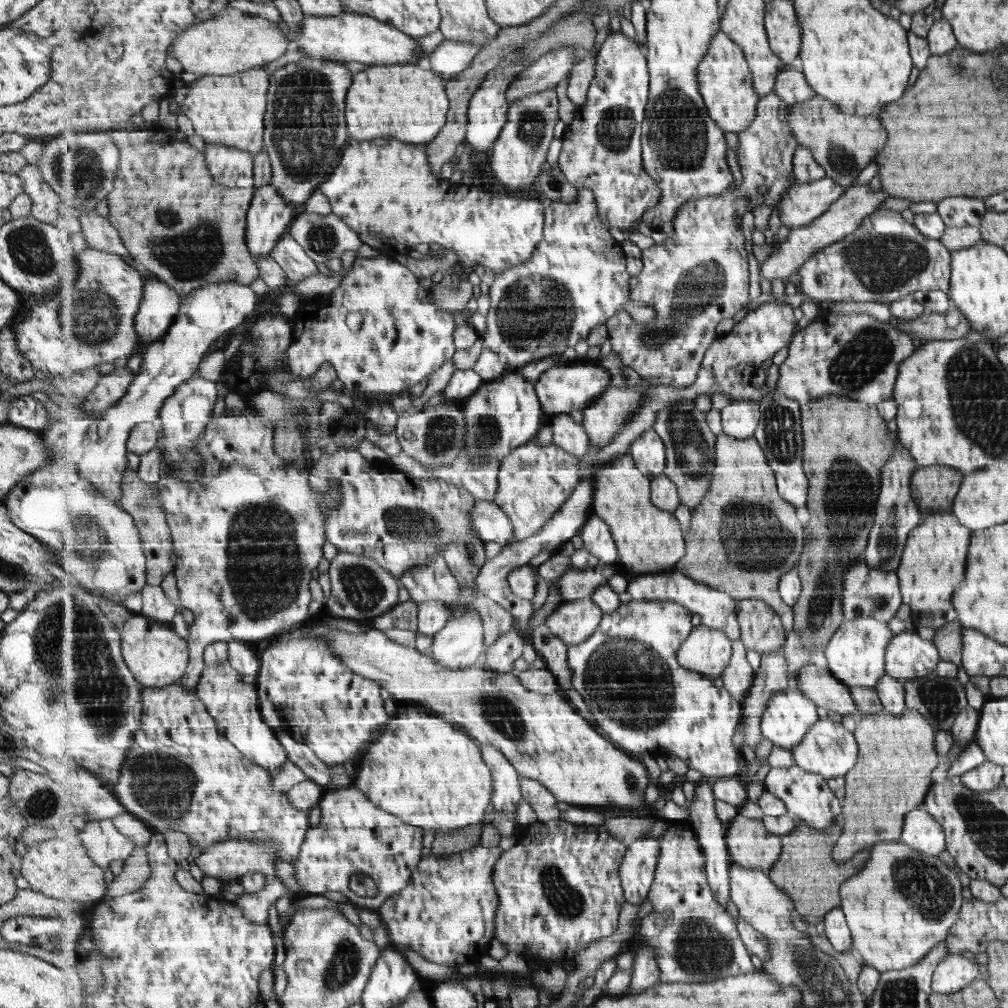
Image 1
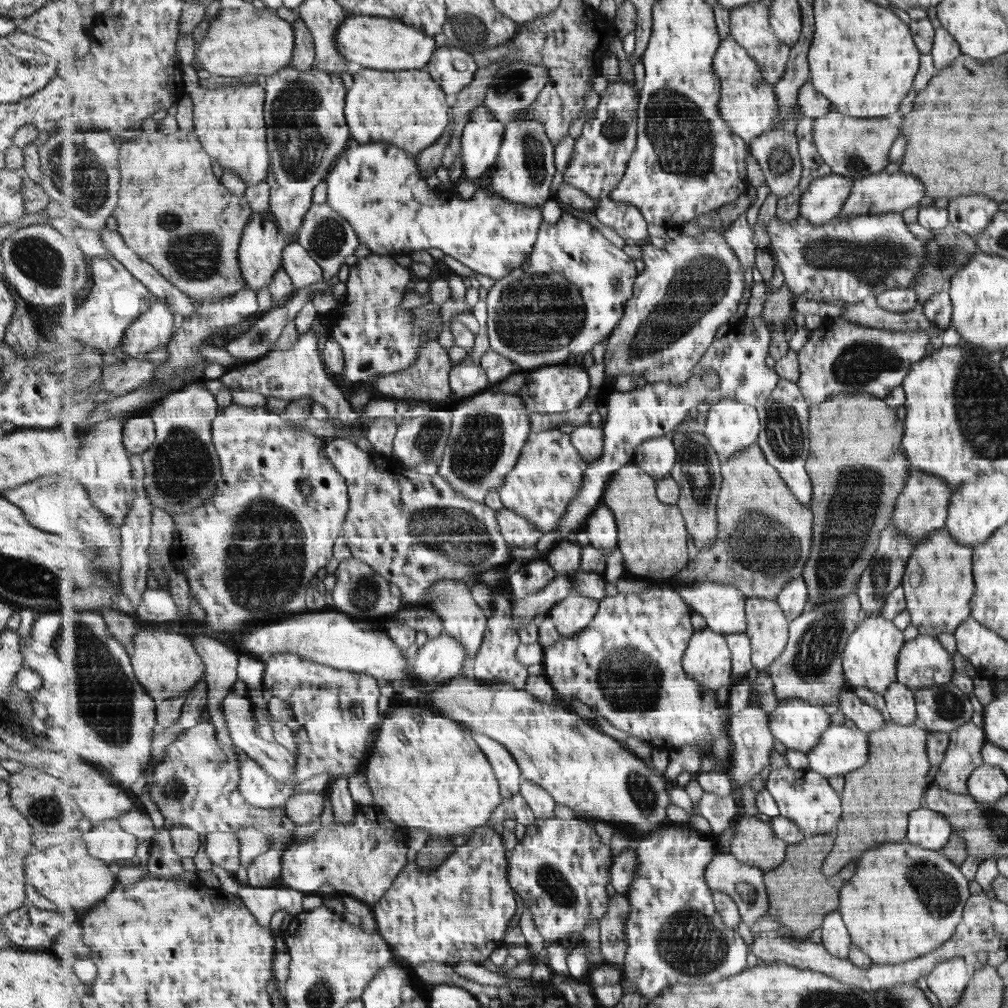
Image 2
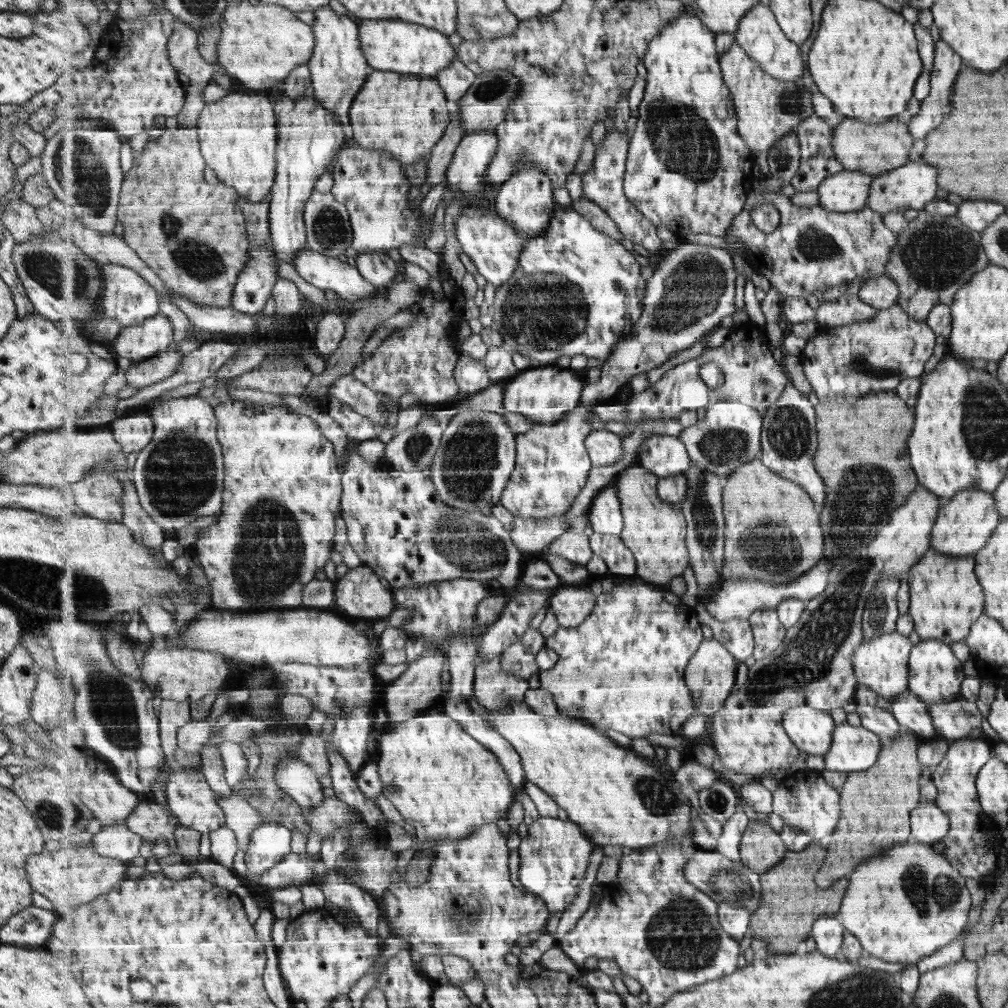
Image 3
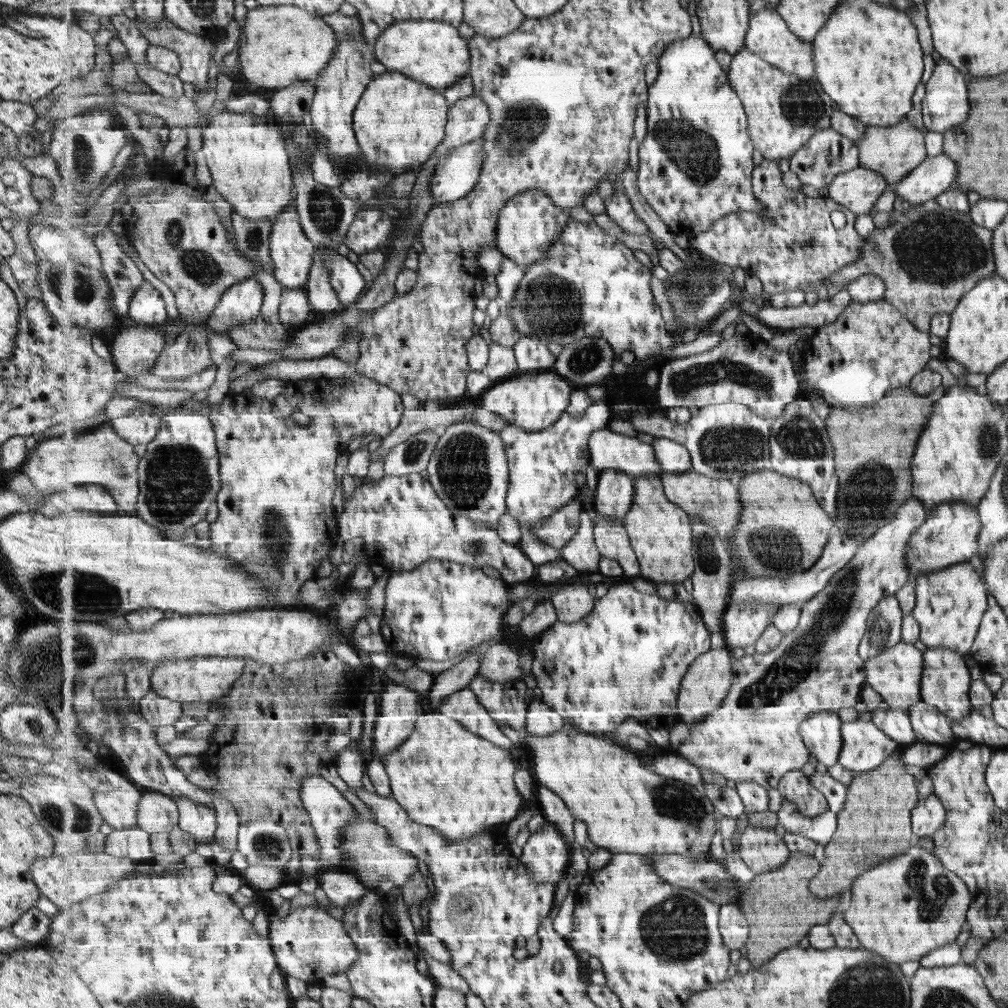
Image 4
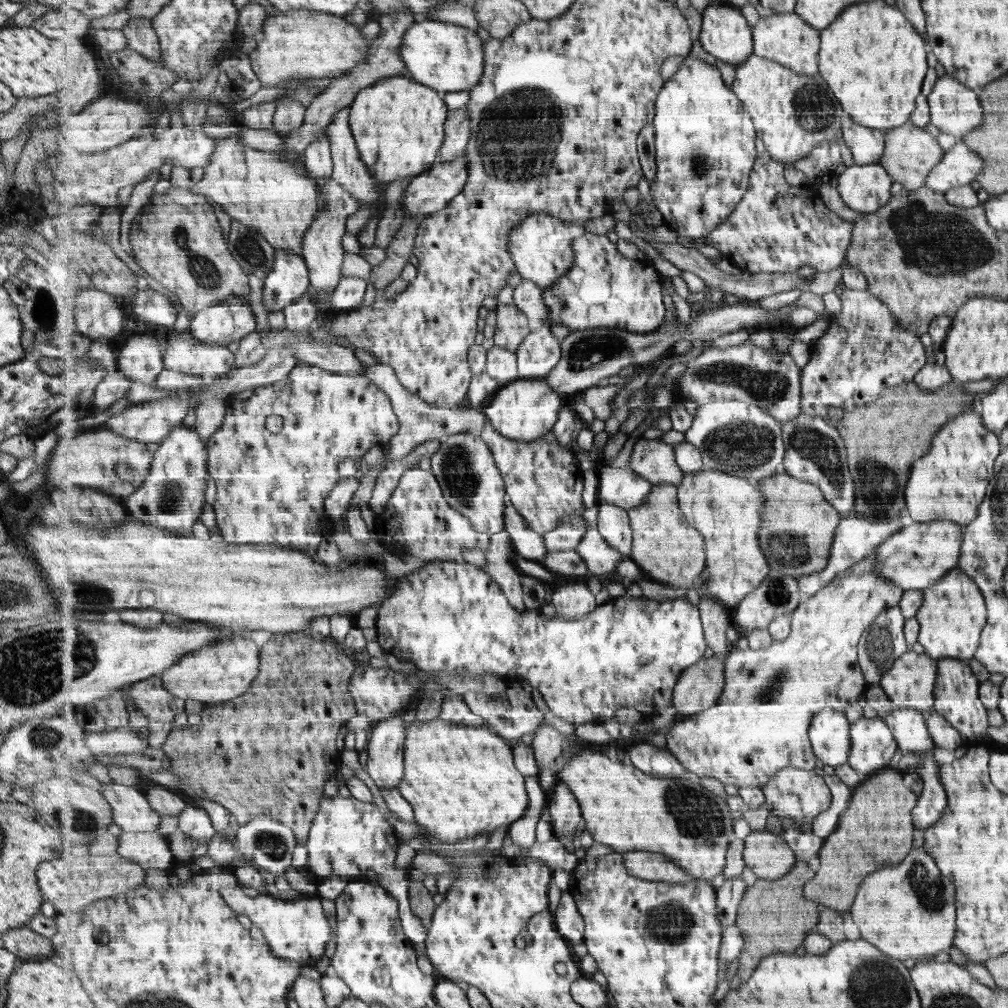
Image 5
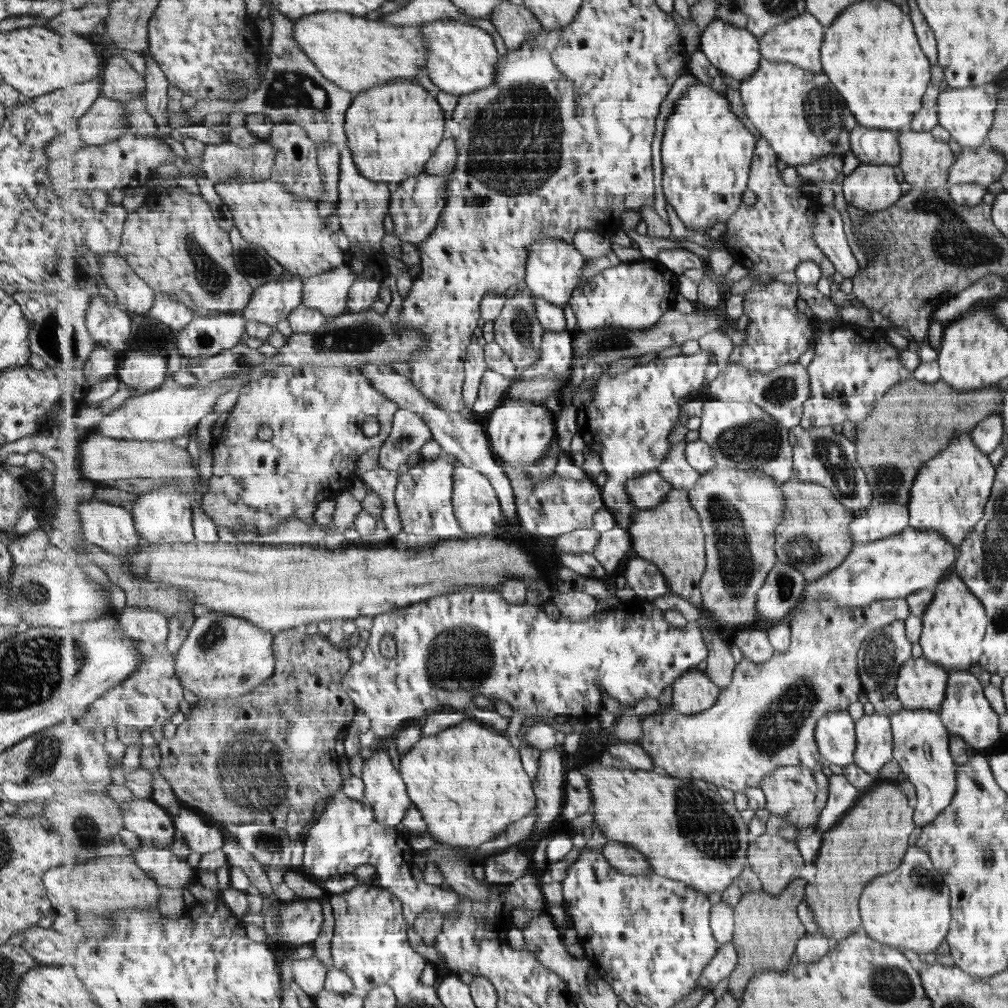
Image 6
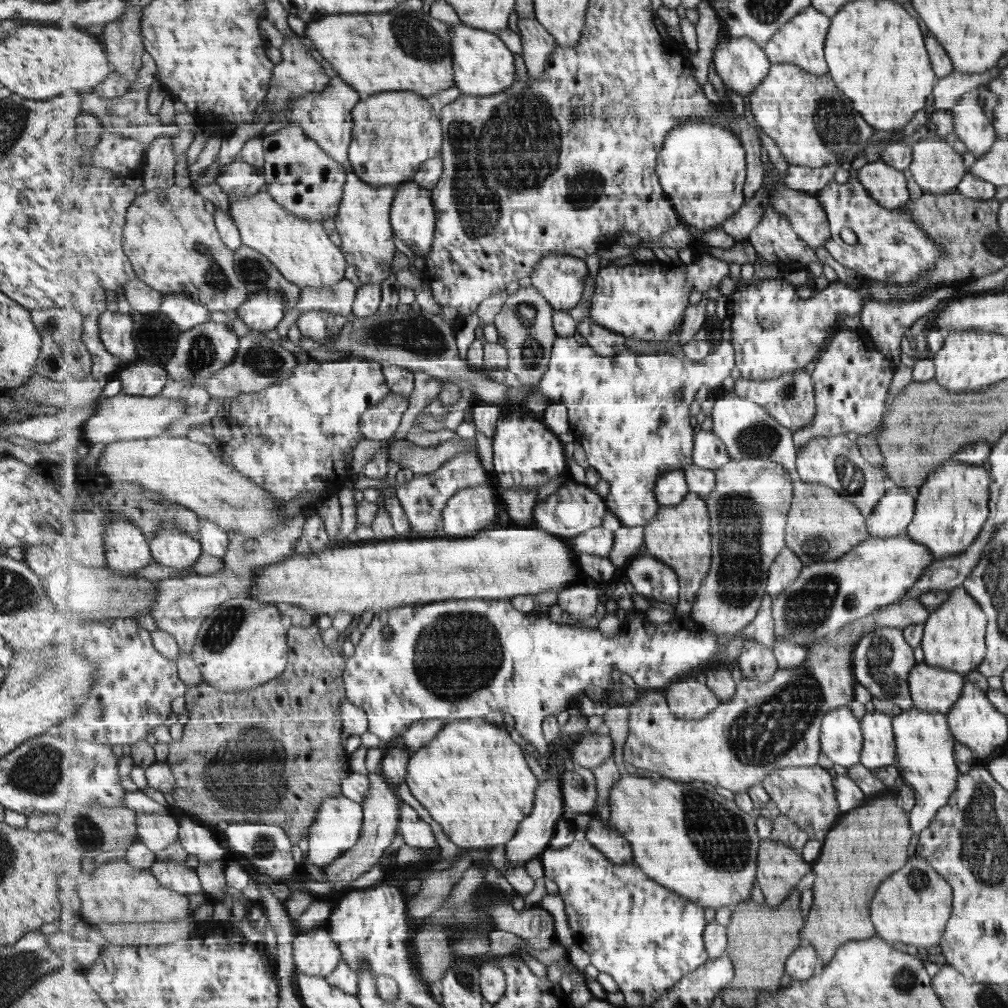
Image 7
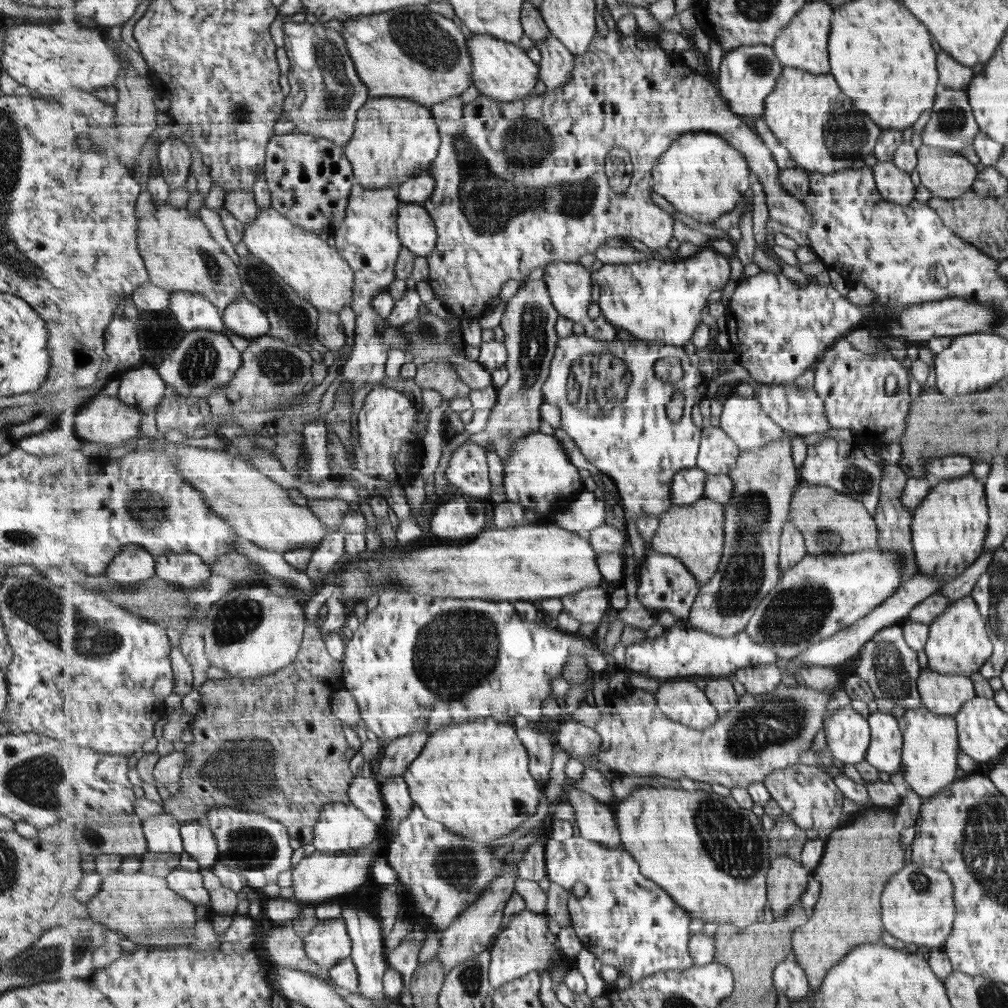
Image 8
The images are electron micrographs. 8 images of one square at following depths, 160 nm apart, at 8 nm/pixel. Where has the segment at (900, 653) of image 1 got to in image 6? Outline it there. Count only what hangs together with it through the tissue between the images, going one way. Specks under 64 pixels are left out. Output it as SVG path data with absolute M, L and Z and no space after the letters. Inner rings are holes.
M949 670L946 680L946 696L942 700L942 706L937 711L939 719L945 724L947 730L955 737L961 738L973 752L979 752L979 748L989 748L993 740L999 736L997 726L997 712L991 710L990 703L983 698L979 682L967 674L965 670Z

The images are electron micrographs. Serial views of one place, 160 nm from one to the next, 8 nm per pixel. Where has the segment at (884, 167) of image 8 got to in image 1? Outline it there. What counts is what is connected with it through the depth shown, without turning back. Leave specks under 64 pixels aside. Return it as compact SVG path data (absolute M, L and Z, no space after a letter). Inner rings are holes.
M827 176L812 183L795 183L778 208L782 224L790 230L811 225L842 197L846 189Z

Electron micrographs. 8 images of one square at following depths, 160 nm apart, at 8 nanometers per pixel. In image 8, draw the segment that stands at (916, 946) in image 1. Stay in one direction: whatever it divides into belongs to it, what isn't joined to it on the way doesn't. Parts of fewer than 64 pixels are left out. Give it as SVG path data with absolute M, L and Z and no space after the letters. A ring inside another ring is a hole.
M909 863L890 880L883 894L884 929L903 942L941 948L951 932L954 917L950 878L942 870Z

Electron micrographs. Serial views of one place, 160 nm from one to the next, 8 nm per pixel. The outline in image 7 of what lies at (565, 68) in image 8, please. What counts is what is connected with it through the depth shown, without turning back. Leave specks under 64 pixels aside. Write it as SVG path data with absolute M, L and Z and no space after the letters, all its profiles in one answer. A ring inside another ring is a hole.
M536 18L518 19L523 56L533 79L540 79L550 54L559 46L555 37Z

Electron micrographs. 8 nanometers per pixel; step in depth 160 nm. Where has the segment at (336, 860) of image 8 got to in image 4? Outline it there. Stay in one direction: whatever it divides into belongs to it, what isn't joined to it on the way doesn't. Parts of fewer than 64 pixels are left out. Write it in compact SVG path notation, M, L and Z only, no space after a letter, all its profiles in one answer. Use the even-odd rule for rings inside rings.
M389 681L385 686L385 689L381 692L380 710L378 710L372 734L372 745L375 748L377 759L382 761L387 754L397 750L397 747L409 739L409 736L416 728L419 718L425 713L423 711L425 697L427 696L423 696L408 686L392 681Z

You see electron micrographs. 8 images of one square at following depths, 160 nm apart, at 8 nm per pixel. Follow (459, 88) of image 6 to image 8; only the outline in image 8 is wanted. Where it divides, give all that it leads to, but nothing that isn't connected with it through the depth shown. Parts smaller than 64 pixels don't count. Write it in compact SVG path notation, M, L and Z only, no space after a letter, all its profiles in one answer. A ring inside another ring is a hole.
M472 33L467 44L474 66L472 81L479 94L499 102L513 102L530 96L536 84L541 81L539 63L517 44L477 33Z

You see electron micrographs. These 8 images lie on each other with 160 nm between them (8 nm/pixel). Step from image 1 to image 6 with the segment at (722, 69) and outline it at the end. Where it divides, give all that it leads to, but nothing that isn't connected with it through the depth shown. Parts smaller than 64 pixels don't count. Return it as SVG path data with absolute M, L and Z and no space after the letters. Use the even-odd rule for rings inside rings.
M762 58L756 73L741 81L740 91L745 115L761 136L771 143L780 160L787 165L794 167L806 165L823 160L827 155L843 156L844 152L851 150L850 132L859 126L858 119L851 114L843 96L837 92L835 84L824 72L814 73L790 63L773 62Z

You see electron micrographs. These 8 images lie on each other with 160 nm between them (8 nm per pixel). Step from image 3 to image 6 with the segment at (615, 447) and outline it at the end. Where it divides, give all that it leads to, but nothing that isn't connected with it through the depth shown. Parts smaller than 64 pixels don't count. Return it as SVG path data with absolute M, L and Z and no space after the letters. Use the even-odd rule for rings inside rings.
M681 441L668 452L666 461L658 466L656 470L667 482L670 482L675 489L690 491L701 478L691 463L686 459L686 442Z

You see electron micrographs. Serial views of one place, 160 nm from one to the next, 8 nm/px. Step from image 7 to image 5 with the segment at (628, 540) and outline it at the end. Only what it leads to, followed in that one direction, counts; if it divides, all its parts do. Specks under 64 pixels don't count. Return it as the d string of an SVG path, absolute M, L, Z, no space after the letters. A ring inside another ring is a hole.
M588 527L576 551L583 557L590 572L600 578L609 572L615 572L621 559L625 559L624 554L615 550L603 538L598 528Z

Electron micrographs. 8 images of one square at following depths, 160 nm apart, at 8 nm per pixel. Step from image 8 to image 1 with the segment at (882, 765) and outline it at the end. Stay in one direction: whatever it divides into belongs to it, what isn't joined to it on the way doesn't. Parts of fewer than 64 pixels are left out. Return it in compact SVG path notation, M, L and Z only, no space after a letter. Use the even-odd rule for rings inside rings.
M822 719L809 729L809 734L803 738L803 742L793 748L793 755L797 765L805 771L819 774L828 782L839 776L846 776L855 769L859 760L859 750L854 732L849 732L843 724Z

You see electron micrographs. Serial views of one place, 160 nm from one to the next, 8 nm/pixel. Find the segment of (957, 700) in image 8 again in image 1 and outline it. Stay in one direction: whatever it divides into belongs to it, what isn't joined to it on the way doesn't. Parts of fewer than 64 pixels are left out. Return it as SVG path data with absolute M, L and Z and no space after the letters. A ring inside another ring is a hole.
M874 618L844 620L839 630L831 637L826 646L825 657L828 668L841 682L849 687L860 686L875 688L886 671L886 650L894 637L887 622Z

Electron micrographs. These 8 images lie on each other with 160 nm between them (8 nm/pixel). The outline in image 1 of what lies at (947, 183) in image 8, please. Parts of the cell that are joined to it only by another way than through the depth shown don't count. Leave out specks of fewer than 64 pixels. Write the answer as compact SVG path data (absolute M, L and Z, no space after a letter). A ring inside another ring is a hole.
M819 95L790 105L788 121L797 142L811 149L815 160L826 168L826 176L846 188L887 144L887 130L875 115L847 114L834 102Z

